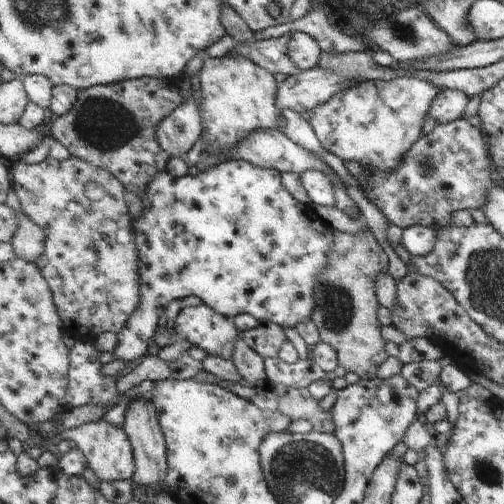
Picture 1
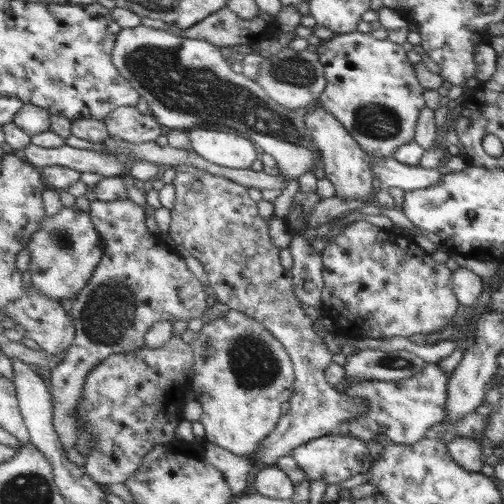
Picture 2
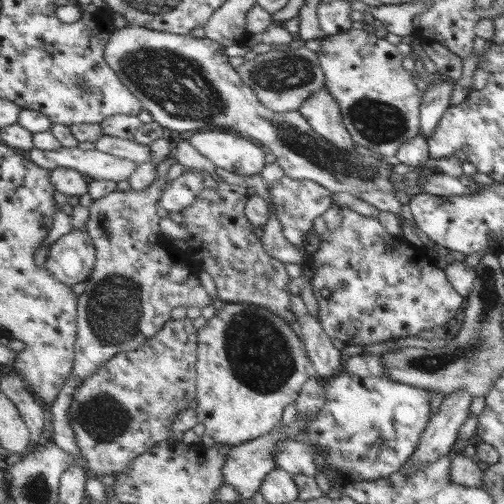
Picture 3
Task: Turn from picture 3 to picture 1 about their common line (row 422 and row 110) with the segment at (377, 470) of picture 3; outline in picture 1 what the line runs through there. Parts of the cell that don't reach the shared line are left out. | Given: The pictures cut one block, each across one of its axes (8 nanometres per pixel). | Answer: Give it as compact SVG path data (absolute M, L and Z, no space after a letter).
M399 78L391 82L353 82L335 98L317 106L311 118L317 138L331 154L345 162L359 162L365 170L397 172L405 156L423 138L423 124L441 90L419 78Z

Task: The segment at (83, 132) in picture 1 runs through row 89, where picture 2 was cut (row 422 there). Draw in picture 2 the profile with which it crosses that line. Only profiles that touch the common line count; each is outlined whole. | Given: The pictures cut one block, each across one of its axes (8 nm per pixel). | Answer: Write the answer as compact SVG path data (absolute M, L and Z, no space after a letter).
M179 336L163 348L139 348L127 354L113 354L89 372L83 392L85 420L97 434L97 450L85 458L85 468L103 486L129 482L145 464L145 456L161 444L177 438L181 414L189 400L187 372L195 366L195 352Z

